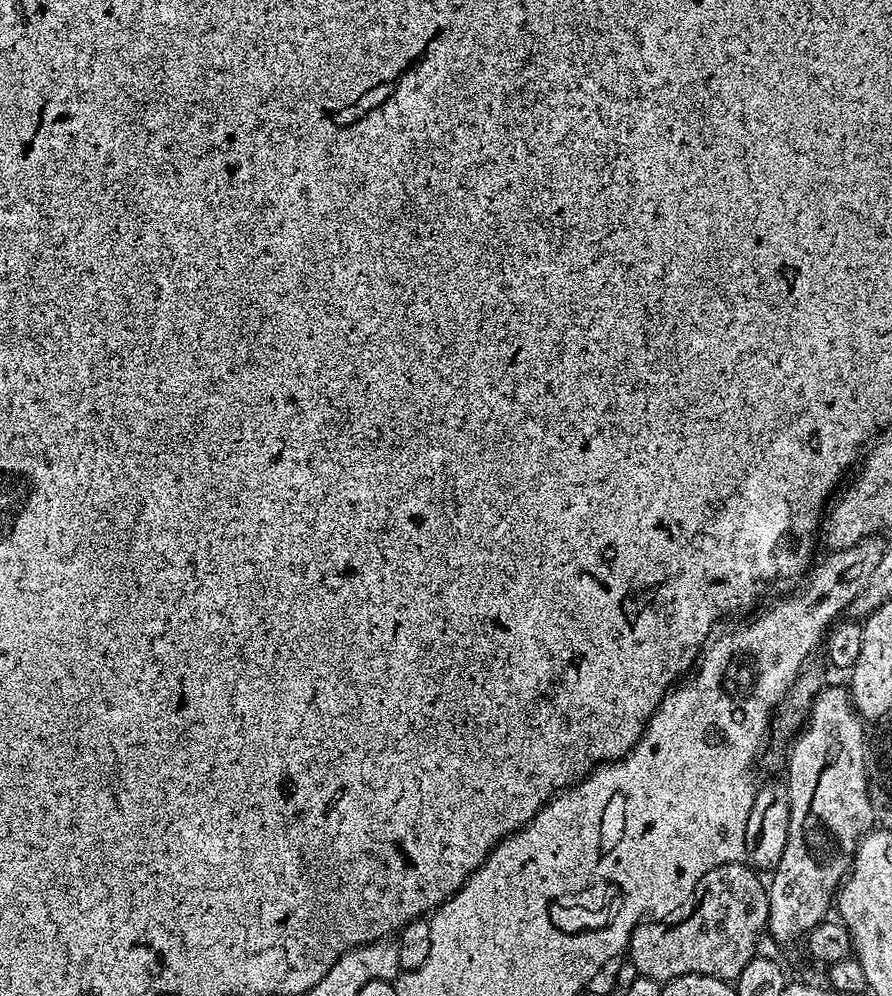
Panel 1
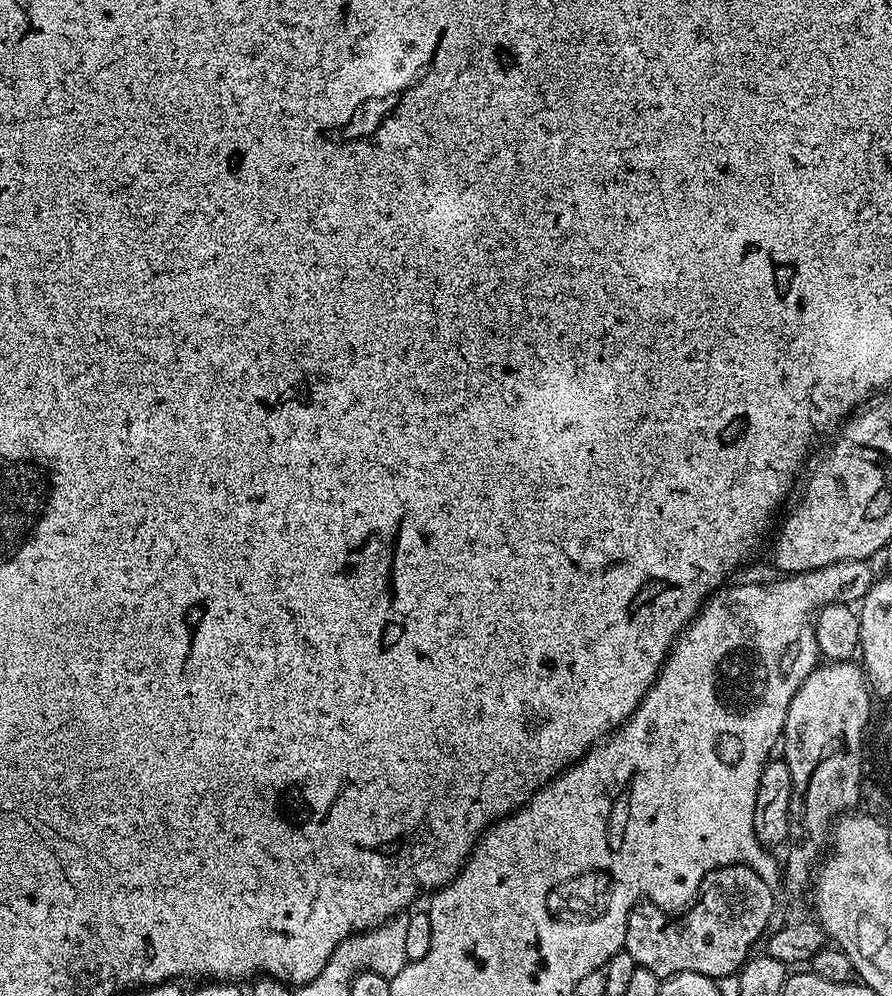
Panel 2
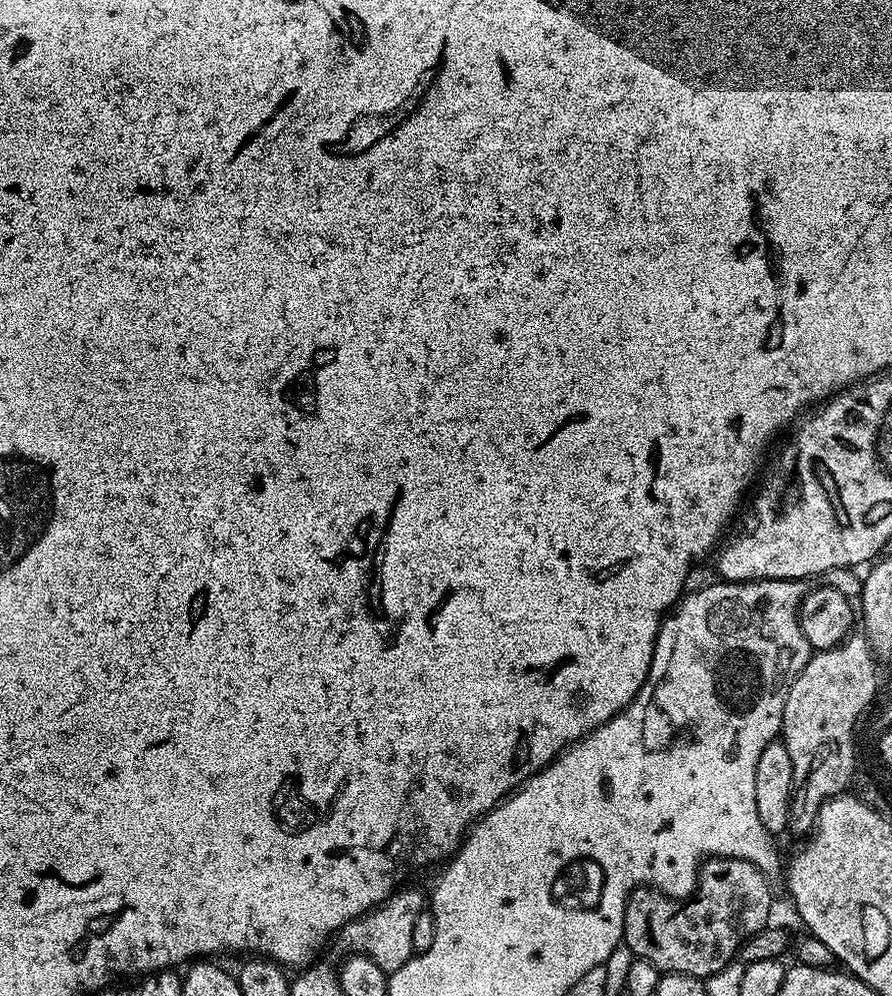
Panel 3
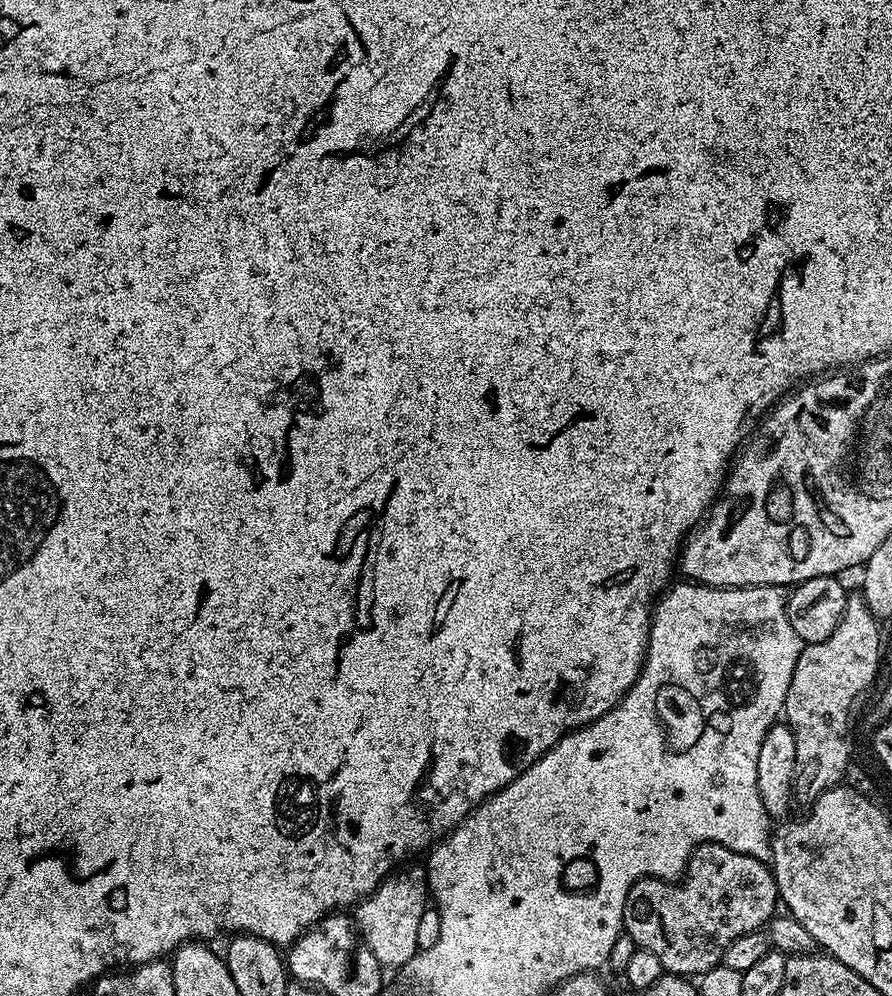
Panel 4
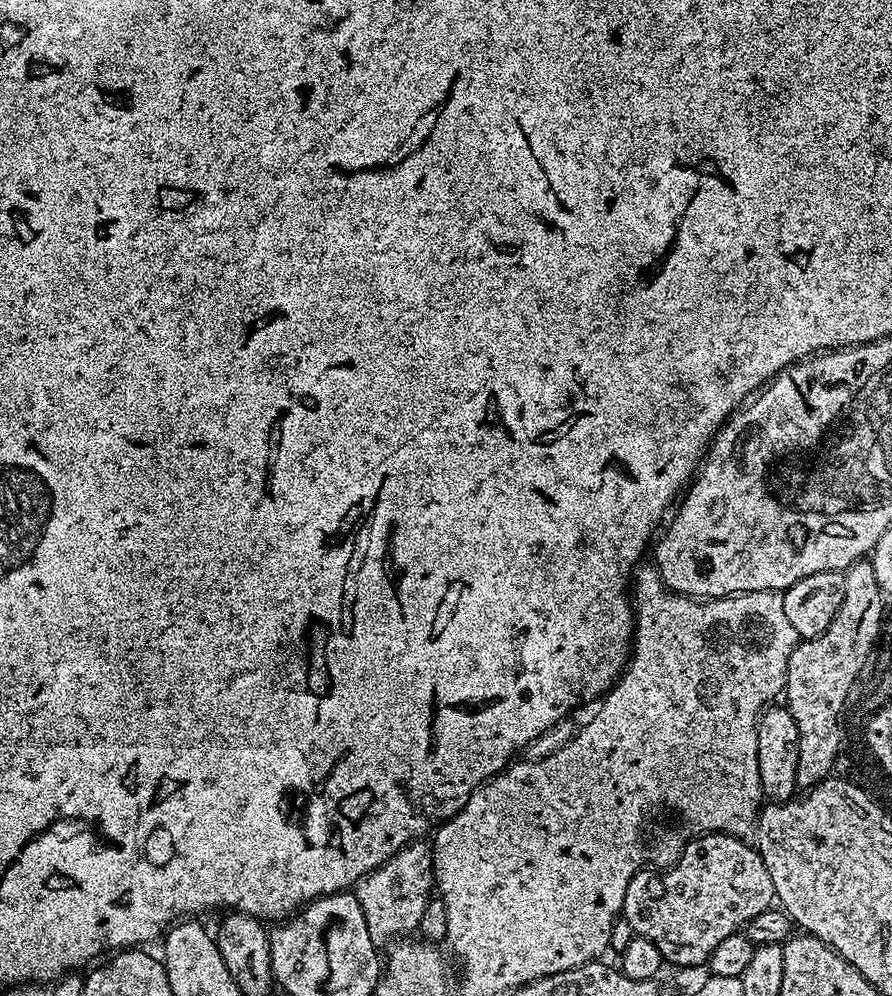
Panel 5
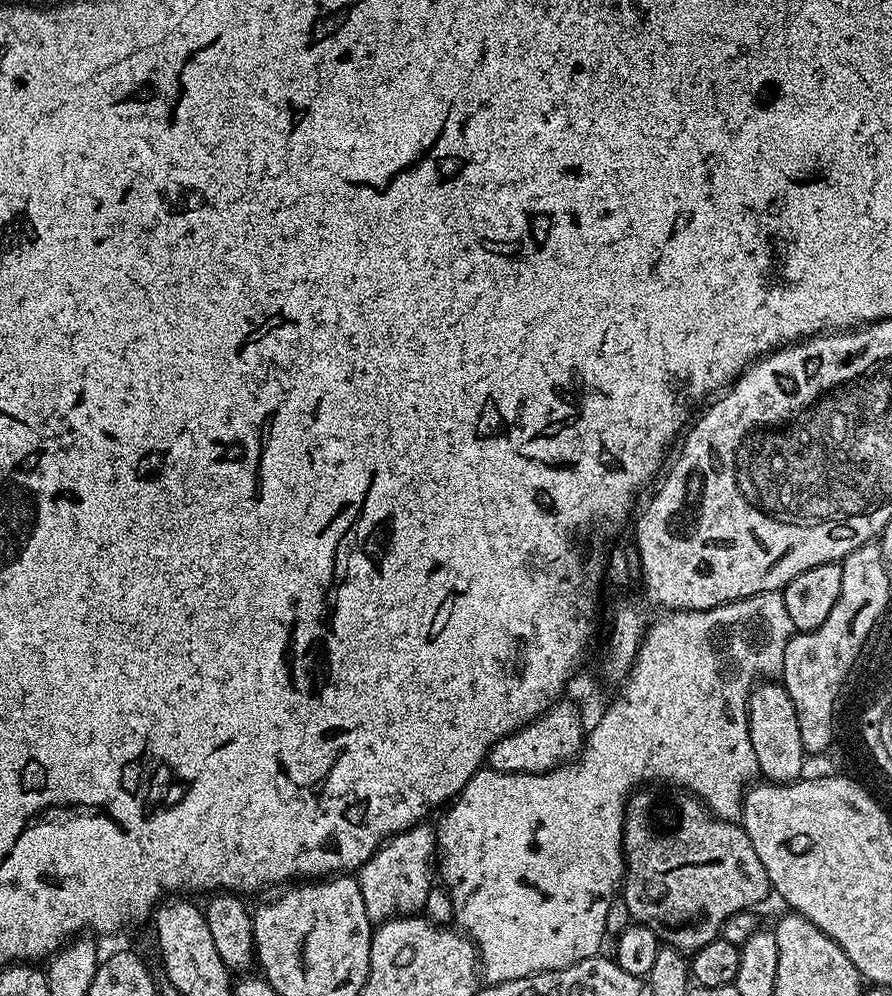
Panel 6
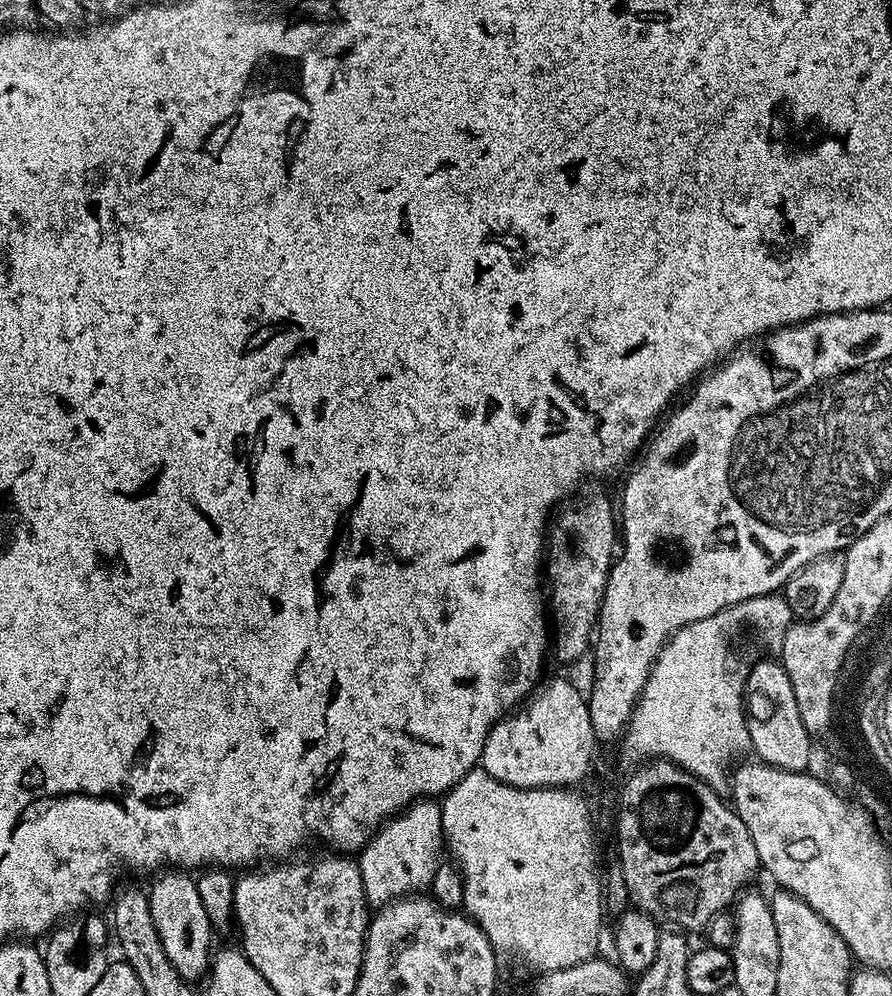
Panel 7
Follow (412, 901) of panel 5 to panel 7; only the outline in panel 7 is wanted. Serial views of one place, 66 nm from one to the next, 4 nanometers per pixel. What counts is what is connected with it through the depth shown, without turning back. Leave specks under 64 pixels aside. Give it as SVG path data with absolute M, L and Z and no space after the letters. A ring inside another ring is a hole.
M421 798L409 804L403 812L391 817L358 853L364 899L369 905L383 906L423 893L431 885L442 863L440 855L445 852L441 805L432 798Z

